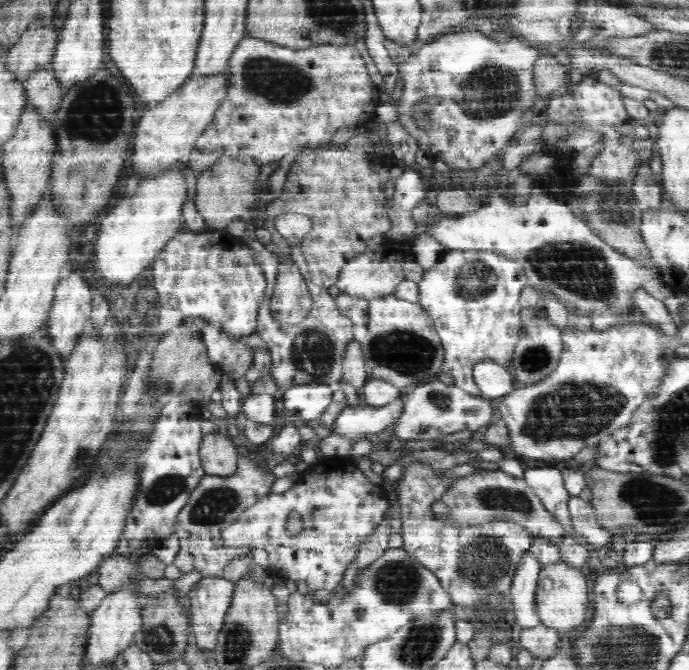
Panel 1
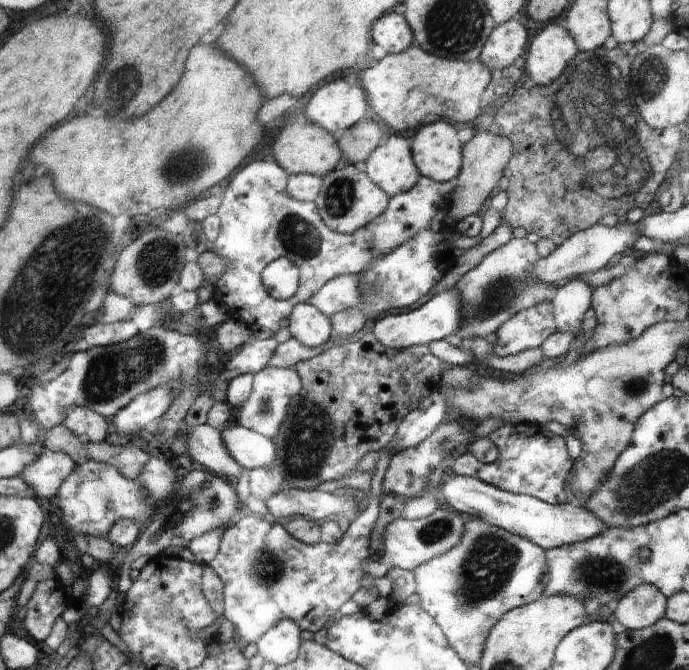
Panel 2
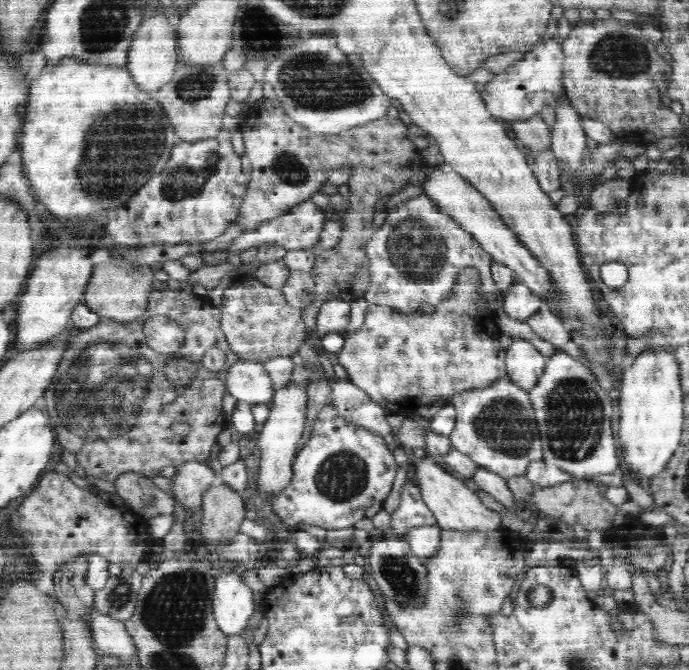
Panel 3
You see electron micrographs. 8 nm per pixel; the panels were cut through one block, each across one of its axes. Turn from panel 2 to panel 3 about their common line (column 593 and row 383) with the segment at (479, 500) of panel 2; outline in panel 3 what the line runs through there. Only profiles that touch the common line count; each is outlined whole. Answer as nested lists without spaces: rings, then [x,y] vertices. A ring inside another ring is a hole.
[[[512,337],[512,344],[505,354],[507,376],[516,387],[530,391],[544,375],[549,358],[542,356],[532,343]]]

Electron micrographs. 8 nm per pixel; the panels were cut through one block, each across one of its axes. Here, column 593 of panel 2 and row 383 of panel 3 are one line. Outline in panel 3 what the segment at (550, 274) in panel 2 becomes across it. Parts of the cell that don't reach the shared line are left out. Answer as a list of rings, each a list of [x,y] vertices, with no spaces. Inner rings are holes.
[[[244,360],[228,370],[226,384],[234,398],[251,405],[269,404],[276,390],[263,363]]]

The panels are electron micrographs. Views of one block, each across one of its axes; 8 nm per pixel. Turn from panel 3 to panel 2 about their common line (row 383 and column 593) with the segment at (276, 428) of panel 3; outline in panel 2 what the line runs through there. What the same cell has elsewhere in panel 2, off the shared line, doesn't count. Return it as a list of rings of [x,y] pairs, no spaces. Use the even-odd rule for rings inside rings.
[[[576,277],[552,292],[551,304],[557,332],[580,334],[583,315],[592,307],[594,287]]]

